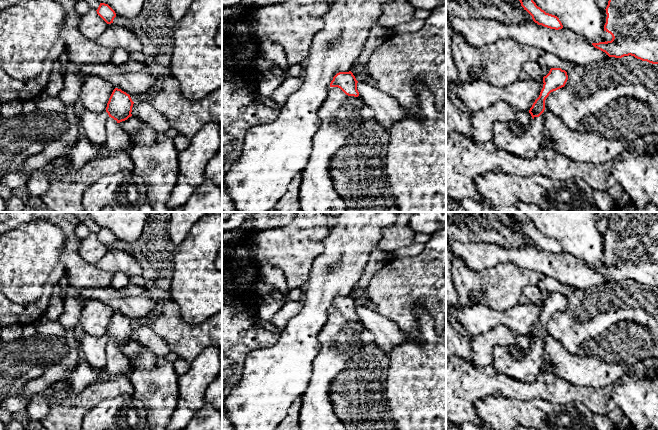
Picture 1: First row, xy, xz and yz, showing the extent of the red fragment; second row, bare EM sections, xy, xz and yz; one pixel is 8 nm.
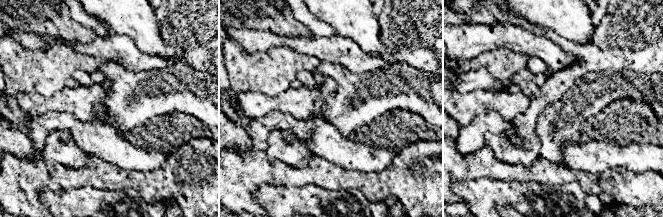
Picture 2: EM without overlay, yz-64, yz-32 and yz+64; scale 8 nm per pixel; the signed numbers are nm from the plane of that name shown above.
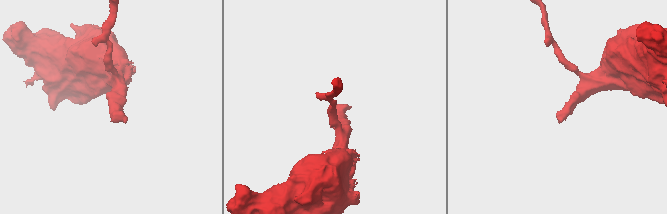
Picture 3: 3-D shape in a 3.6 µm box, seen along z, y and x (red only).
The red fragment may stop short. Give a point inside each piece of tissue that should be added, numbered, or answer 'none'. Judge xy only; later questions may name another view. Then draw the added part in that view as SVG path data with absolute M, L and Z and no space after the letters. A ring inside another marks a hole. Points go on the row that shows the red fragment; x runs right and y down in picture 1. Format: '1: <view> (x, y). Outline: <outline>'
1: xy (82, 151). Outline: M111 117L107 121L106 136L106 142L102 145L94 144L86 136L79 138L70 150L62 155L63 167L68 171L80 171L89 161L97 158L104 151L128 151L130 147L128 135Z

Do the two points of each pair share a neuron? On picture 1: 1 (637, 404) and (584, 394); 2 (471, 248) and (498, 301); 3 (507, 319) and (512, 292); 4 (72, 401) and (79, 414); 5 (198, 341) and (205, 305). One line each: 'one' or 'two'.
1: one
2: two
3: two
4: one
5: two

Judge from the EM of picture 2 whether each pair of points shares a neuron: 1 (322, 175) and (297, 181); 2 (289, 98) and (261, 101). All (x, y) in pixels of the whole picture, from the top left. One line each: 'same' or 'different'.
1: same
2: same

